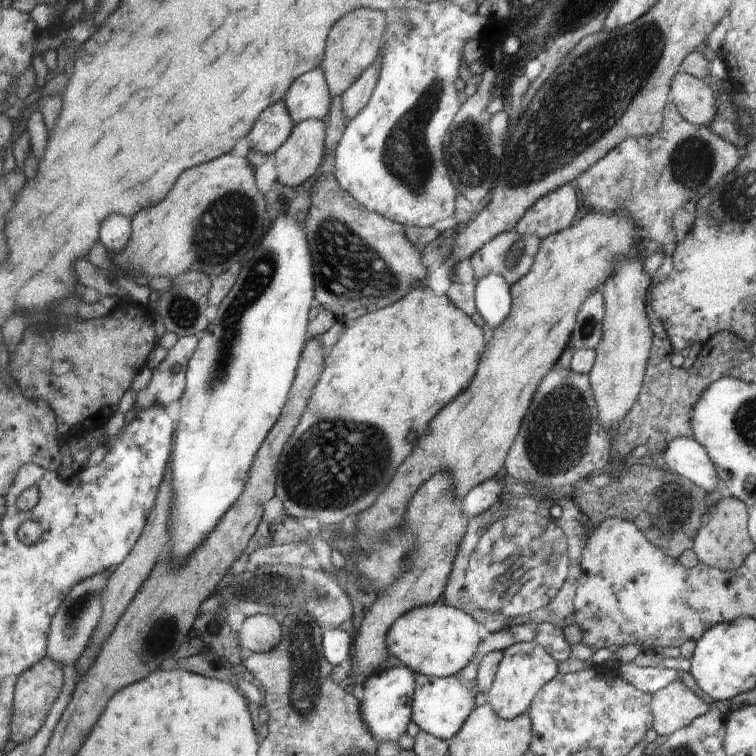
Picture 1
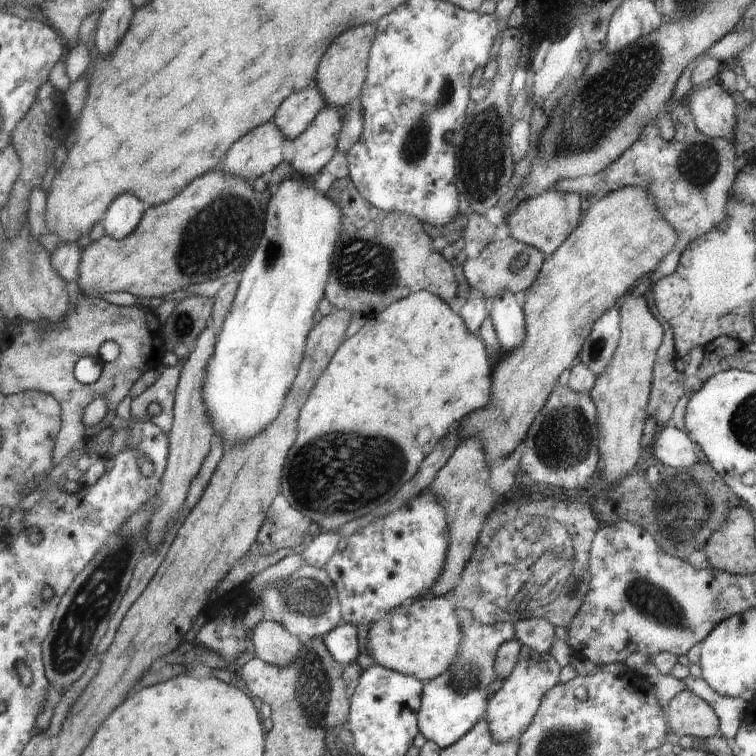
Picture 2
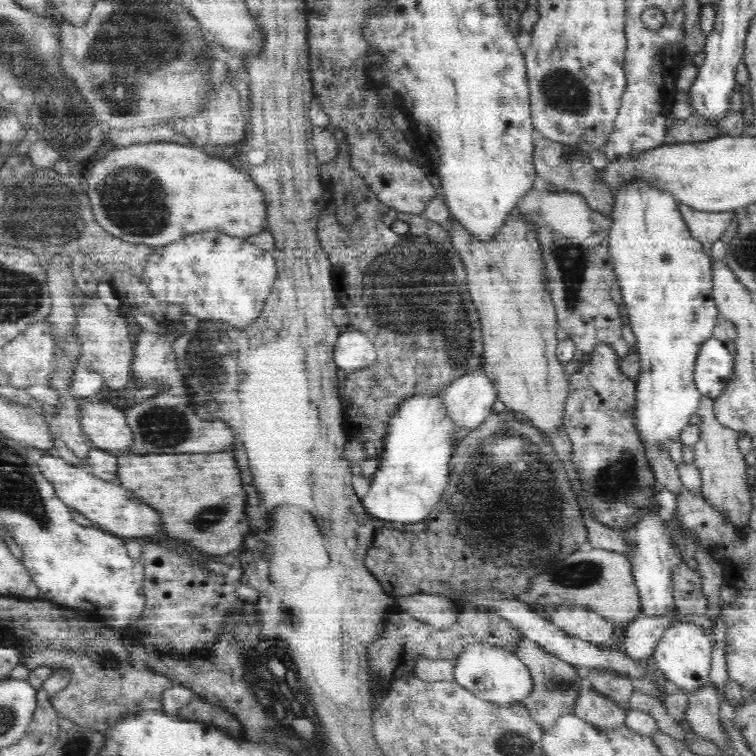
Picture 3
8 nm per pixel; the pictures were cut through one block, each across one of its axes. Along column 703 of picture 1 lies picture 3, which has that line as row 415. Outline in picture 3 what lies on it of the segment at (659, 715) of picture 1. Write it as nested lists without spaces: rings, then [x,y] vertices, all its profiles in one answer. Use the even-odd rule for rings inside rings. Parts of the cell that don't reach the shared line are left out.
[[[701,395],[698,410],[695,412],[700,417],[700,440],[698,444],[693,446],[694,460],[693,463],[697,466],[701,475],[702,488],[706,501],[710,501],[712,505],[717,506],[726,518],[730,518],[736,526],[747,525],[752,510],[750,493],[748,491],[748,483],[746,479],[745,456],[738,449],[738,439],[740,434],[731,430],[729,427],[723,426],[716,421],[714,417],[714,400],[710,397]]]

